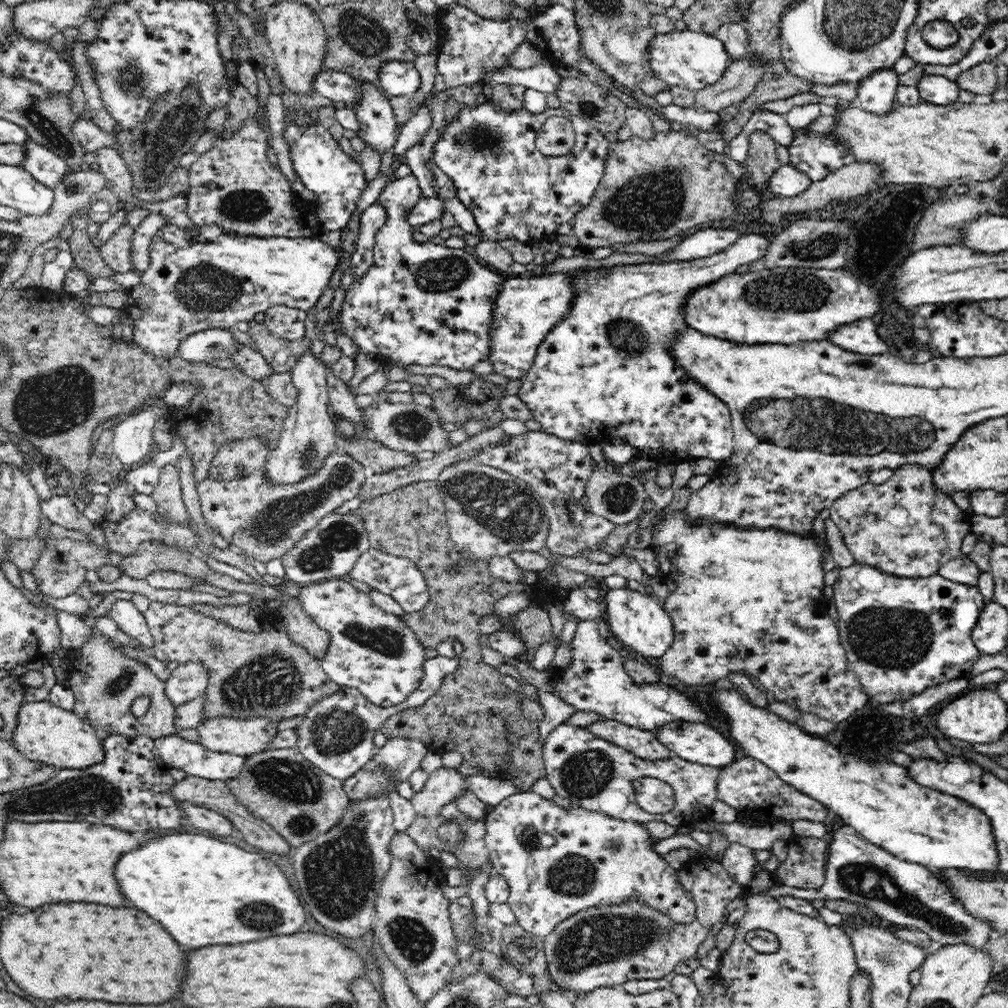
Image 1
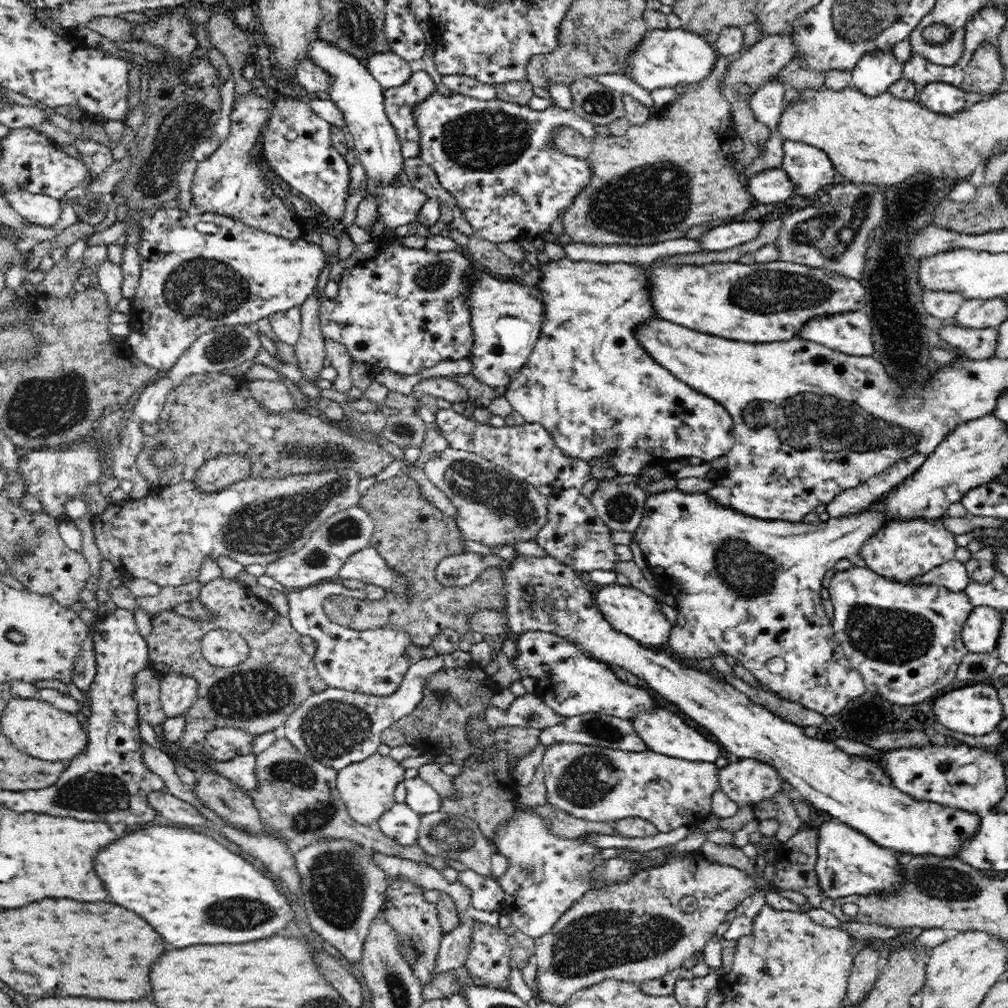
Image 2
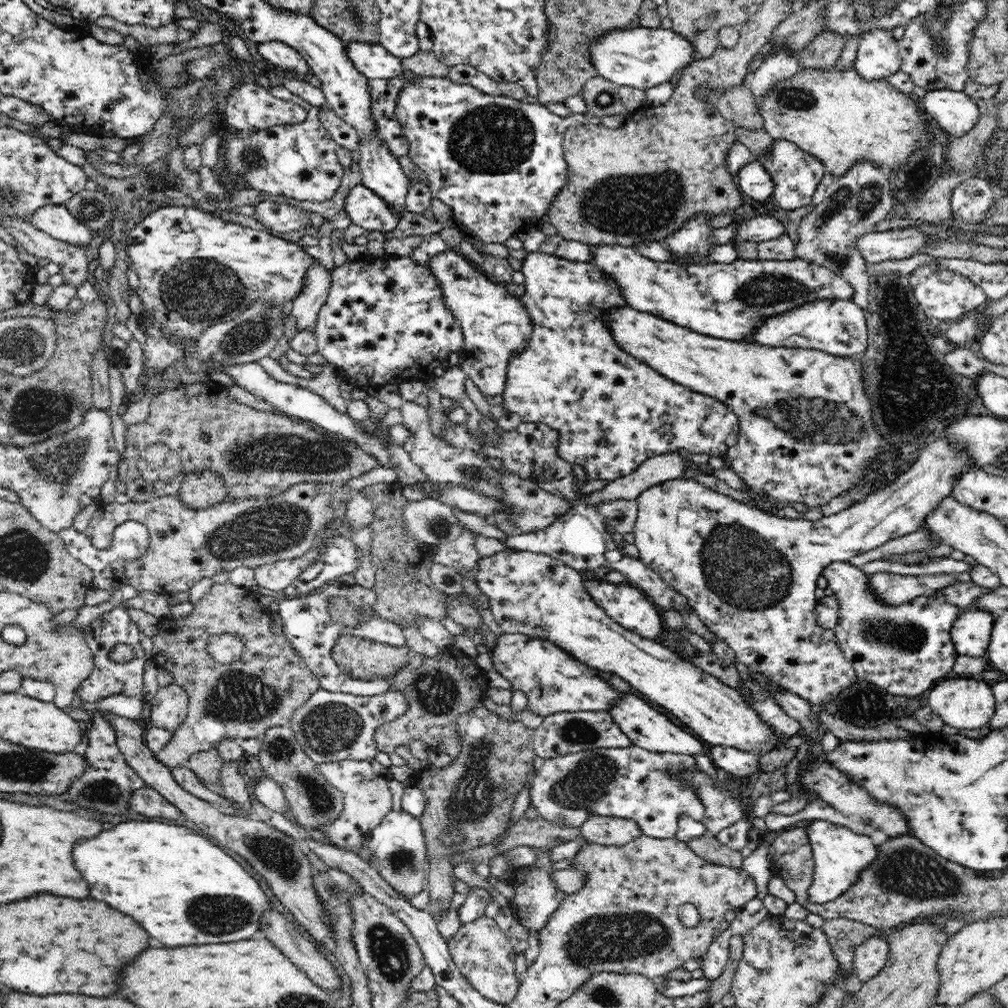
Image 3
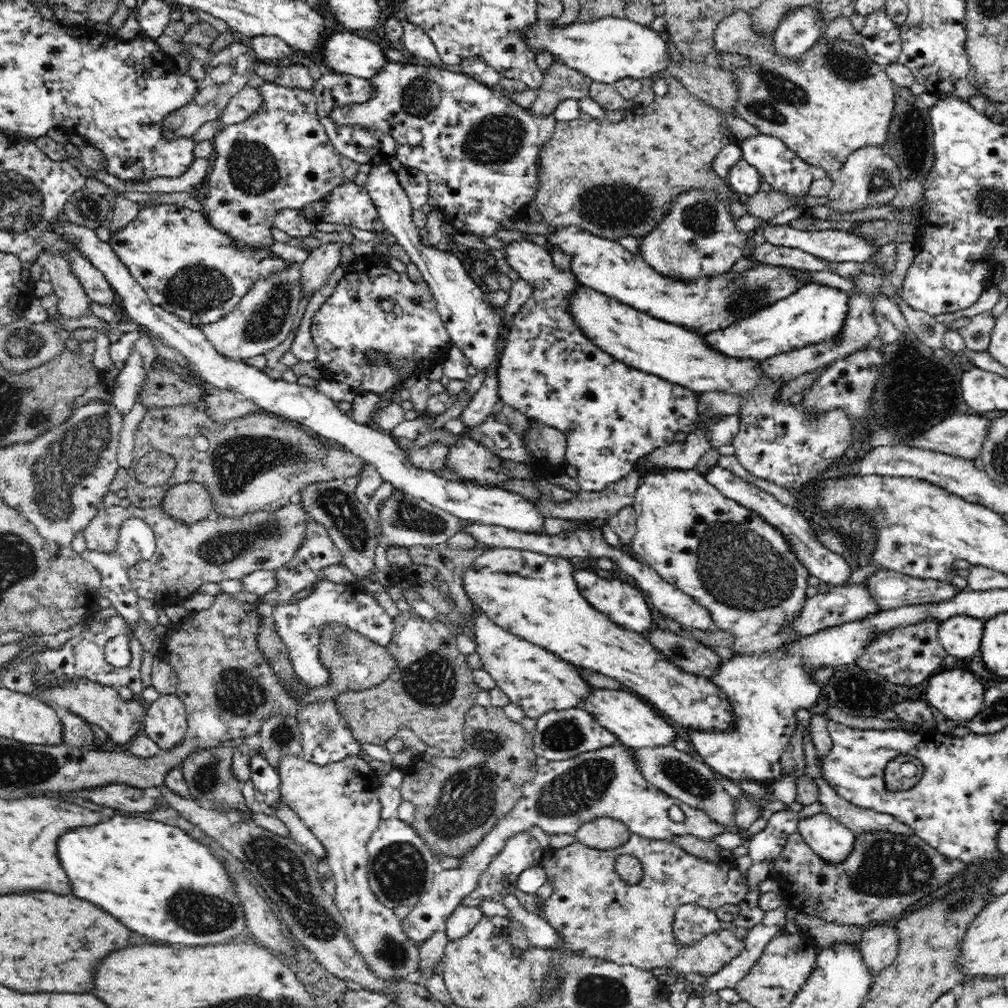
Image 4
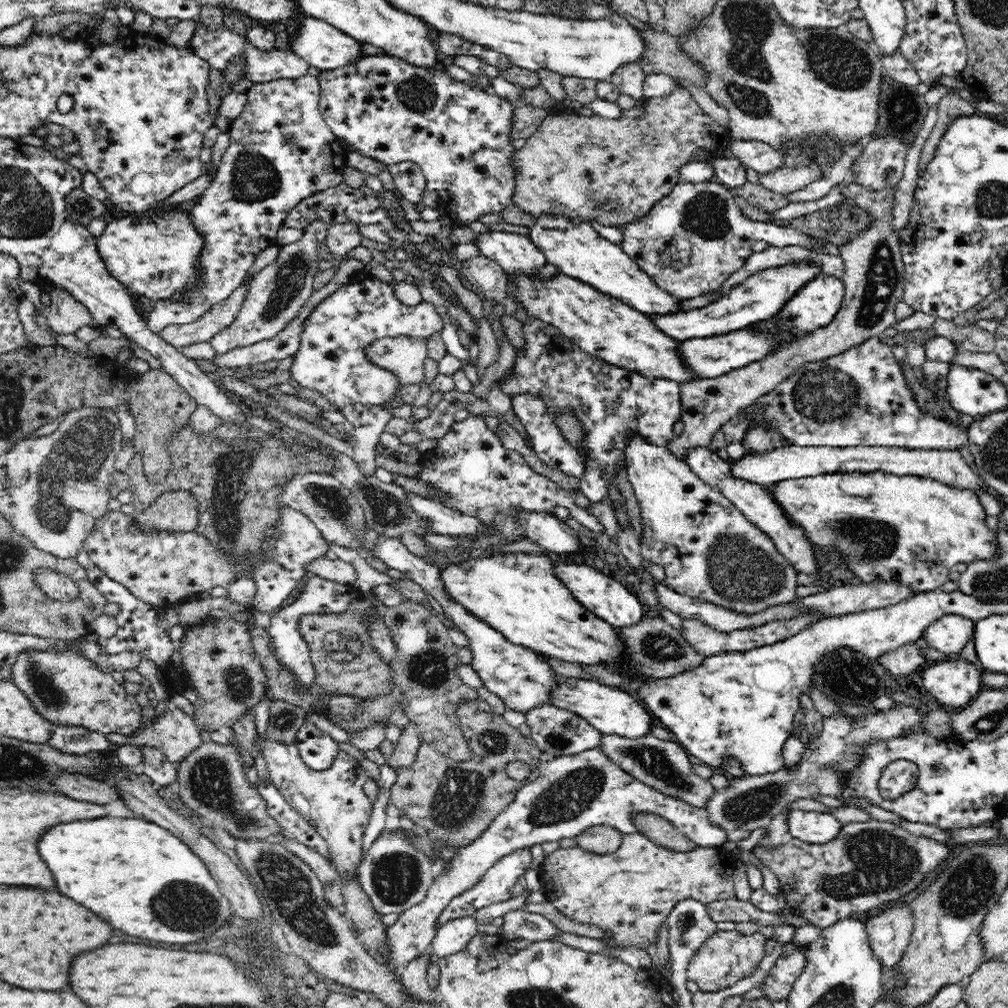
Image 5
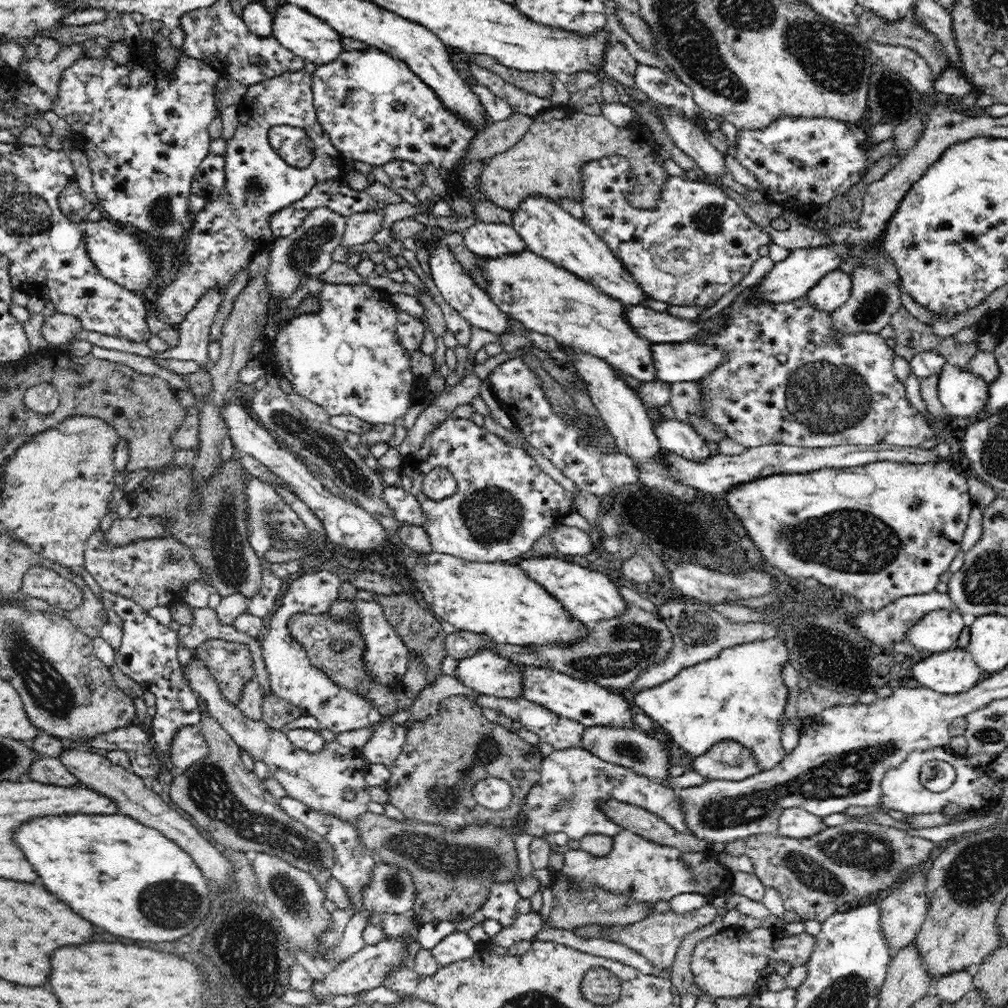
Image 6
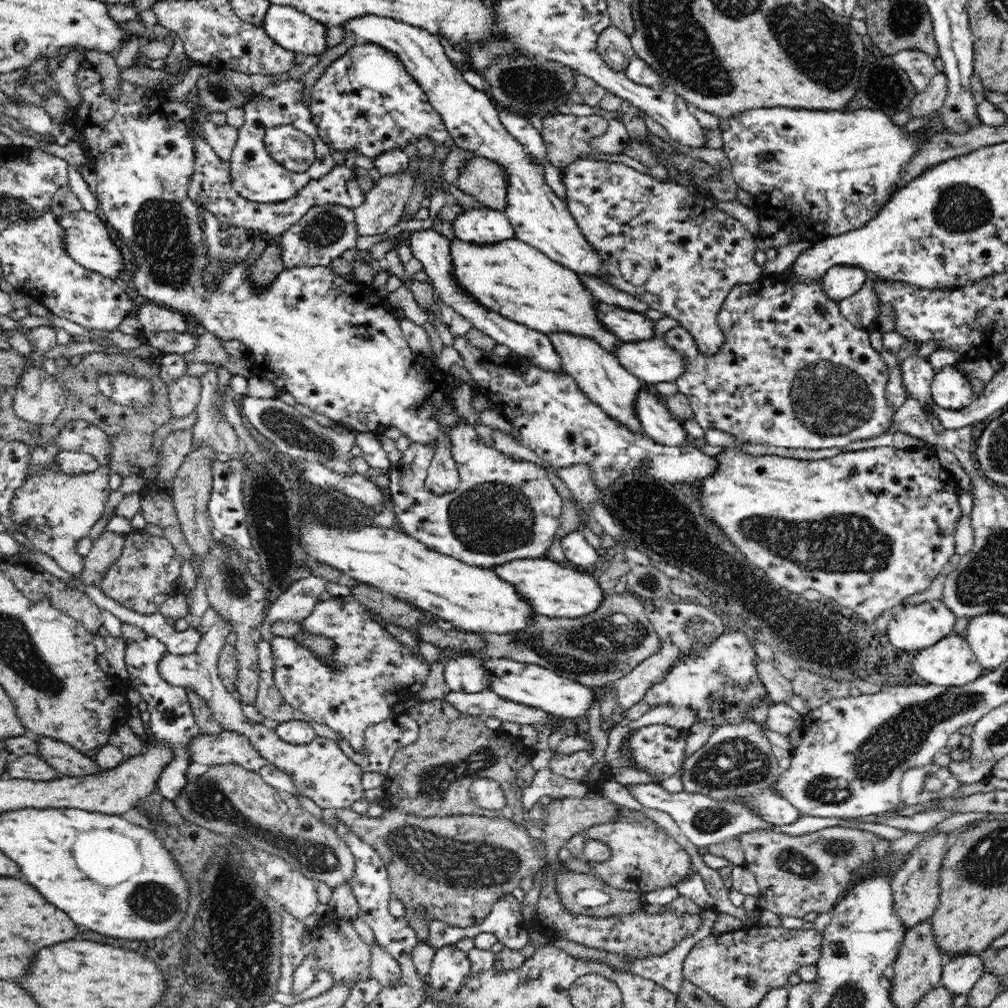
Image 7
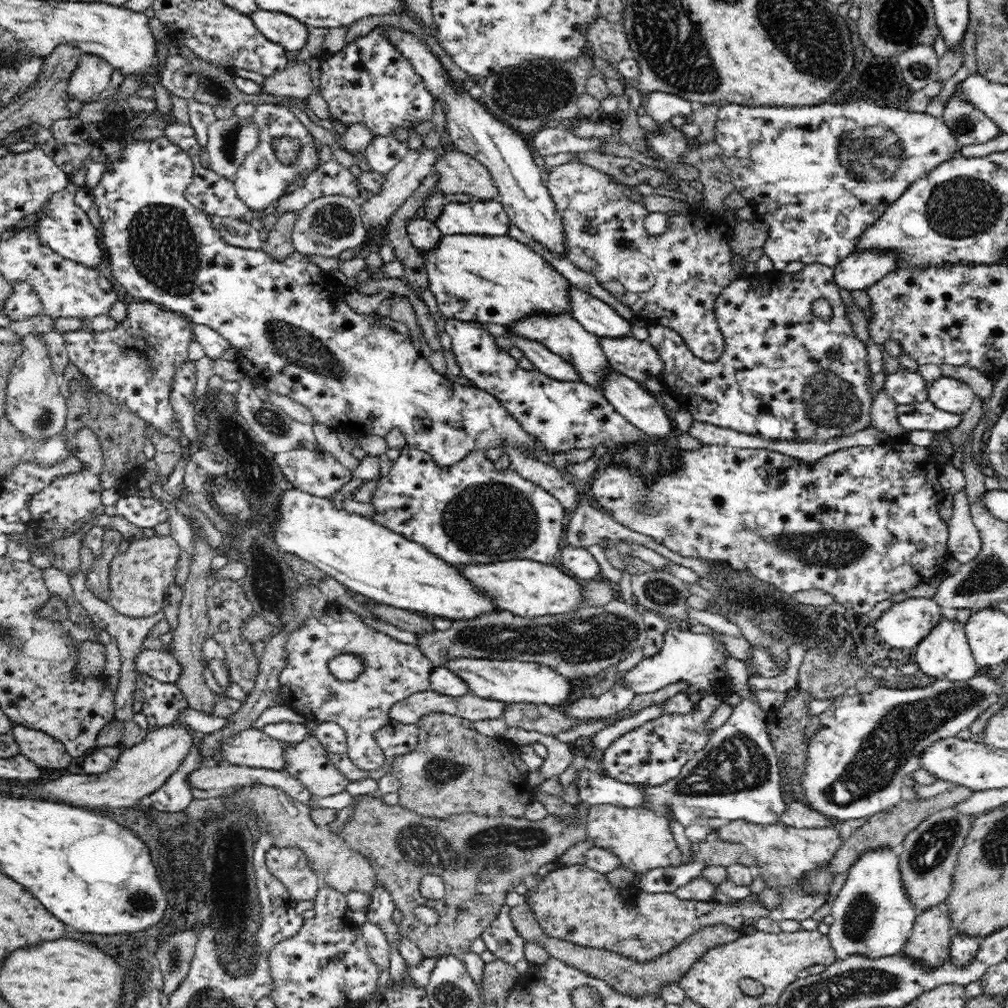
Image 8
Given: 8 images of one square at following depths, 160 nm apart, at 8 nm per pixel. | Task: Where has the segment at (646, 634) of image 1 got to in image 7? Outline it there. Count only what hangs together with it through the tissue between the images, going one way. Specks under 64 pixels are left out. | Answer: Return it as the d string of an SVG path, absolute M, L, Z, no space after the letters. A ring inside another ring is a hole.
M552 557L512 560L492 569L506 583L514 585L514 589L518 590L525 600L530 600L529 604L532 604L534 609L538 608L538 615L580 619L582 615L596 611L606 598L598 581L590 574L580 573L576 568L559 563Z

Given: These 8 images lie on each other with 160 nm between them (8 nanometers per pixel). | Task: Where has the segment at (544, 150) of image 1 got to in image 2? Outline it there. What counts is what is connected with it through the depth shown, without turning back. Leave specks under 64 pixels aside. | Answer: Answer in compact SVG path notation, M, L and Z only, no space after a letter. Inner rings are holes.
M718 55L718 62L714 66L714 72L710 76L706 76L706 79L701 83L691 84L686 86L686 94L677 96L676 100L669 106L661 109L659 117L651 118L641 125L630 125L626 134L623 136L608 135L602 137L596 135L593 139L586 139L579 130L573 129L570 126L558 126L552 130L552 139L550 143L560 149L560 151L566 153L568 156L575 158L581 157L582 160L586 160L589 157L590 165L593 166L594 176L592 180L588 182L588 186L582 189L578 194L576 200L574 200L572 206L562 214L564 232L570 236L574 243L584 244L604 244L604 245L630 245L630 246L646 246L656 244L665 240L674 240L675 238L684 237L687 230L690 230L692 226L702 225L705 223L721 223L723 221L729 221L730 218L738 214L744 213L745 209L749 207L749 202L752 199L751 194L747 191L746 183L743 175L739 174L734 166L733 151L729 146L729 142L737 134L734 128L733 120L731 119L732 105L722 95L720 84L724 81L725 75L728 73L728 66L730 62L734 61L737 56L726 58Z

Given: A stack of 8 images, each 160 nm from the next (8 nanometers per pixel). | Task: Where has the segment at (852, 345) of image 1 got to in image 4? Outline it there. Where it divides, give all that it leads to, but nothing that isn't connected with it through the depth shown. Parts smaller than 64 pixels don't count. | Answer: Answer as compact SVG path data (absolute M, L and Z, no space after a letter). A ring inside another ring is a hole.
M821 283L806 284L802 292L793 292L794 296L787 296L779 300L778 304L771 304L748 317L748 320L742 319L734 325L734 328L723 328L722 332L712 331L705 334L706 344L714 344L718 352L724 352L726 356L749 357L752 360L764 360L770 356L776 356L780 353L789 353L793 350L808 346L809 344L837 342L841 339L842 327L845 326L846 316L849 315L850 305L847 293L842 290L834 289Z

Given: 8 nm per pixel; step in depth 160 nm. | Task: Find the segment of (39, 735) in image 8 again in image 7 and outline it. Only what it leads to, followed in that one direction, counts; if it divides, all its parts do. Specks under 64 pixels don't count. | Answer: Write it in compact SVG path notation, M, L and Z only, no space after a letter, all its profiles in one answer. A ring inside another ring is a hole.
M37 737L37 755L42 757L61 776L81 777L101 774L106 768L97 765L93 757L72 748L69 744L51 739L50 737Z

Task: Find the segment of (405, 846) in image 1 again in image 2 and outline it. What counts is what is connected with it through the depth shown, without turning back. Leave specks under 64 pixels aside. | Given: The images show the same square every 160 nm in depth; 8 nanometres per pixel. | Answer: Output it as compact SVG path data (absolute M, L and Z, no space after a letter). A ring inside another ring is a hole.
M406 876L391 877L381 911L382 918L390 923L390 927L394 928L395 934L398 935L399 950L402 951L406 963L410 965L423 987L434 978L433 970L437 966L440 943L445 935L438 918L437 905L424 901L422 897L426 887L428 886L424 884L414 884Z

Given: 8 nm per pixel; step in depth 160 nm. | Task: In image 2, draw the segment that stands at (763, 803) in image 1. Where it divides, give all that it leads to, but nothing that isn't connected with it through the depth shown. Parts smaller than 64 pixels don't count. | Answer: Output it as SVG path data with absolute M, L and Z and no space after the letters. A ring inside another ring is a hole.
M727 759L720 763L719 788L726 794L728 799L739 805L750 805L754 802L760 803L764 798L772 798L782 786L782 778L778 771L774 770L768 763L760 762L756 759Z

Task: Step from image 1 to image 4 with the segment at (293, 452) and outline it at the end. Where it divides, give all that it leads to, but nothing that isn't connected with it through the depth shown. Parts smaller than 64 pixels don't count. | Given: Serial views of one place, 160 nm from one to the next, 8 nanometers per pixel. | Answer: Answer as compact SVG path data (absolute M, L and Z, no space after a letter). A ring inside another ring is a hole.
M340 242L321 244L318 248L312 249L307 259L300 264L302 298L310 293L313 295L327 283L330 274L340 266L340 260L342 260L340 248L343 245Z

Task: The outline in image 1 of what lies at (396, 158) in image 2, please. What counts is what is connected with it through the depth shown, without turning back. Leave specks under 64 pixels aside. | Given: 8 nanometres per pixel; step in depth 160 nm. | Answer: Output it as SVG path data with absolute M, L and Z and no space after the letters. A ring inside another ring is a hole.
M360 81L359 89L362 102L352 109L360 126L356 133L367 146L386 154L396 144L399 135L390 100L377 83Z

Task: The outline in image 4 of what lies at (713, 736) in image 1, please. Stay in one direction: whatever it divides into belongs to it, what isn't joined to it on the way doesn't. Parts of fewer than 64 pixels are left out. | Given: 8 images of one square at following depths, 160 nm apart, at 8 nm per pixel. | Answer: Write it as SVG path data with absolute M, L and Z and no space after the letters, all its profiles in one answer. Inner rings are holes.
M594 689L589 692L588 699L578 706L587 709L604 728L617 736L618 744L626 747L644 748L655 746L674 746L674 740L683 738L679 730L673 728L663 714L659 713L648 702L626 689Z

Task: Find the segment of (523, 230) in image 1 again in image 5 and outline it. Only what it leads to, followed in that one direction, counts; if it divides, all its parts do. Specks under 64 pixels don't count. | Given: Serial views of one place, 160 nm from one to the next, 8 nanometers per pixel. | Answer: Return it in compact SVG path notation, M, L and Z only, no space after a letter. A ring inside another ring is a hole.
M387 54L382 56L366 55L358 60L356 64L346 64L346 66L342 66L342 68L337 70L322 71L317 80L321 86L320 113L330 130L339 140L343 140L345 144L350 144L347 148L348 152L358 152L362 156L379 160L387 166L406 161L418 164L418 166L421 166L428 186L426 189L430 191L435 190L439 194L440 205L443 207L443 211L446 213L455 212L458 218L464 220L464 222L476 222L480 216L500 212L503 208L512 204L514 187L517 184L517 170L514 169L512 161L513 152L517 150L512 143L514 106L509 101L498 97L498 94L494 94L491 90L486 92L477 86L458 82L446 75L444 70L434 71L418 68L416 65L406 63L403 59Z

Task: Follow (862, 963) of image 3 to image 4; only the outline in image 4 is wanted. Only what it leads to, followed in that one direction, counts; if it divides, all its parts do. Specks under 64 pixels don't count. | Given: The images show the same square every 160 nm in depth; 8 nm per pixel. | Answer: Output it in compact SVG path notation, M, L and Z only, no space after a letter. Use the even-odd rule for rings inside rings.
M874 925L862 933L859 947L866 967L877 974L894 962L898 954L898 933L895 927Z

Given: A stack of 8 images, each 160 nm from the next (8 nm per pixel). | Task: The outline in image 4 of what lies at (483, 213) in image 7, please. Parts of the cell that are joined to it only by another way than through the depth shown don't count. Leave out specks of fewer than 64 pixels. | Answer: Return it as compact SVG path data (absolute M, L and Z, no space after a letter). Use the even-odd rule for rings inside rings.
M512 241L511 243L506 243L503 248L506 262L518 272L519 278L523 278L532 284L532 286L535 287L535 291L531 293L531 298L522 304L519 312L514 316L514 319L510 324L505 346L500 352L500 368L497 368L499 400L508 404L508 406L512 406L512 408L519 410L522 414L526 415L530 421L538 421L557 428L559 431L562 431L562 434L566 435L567 446L565 460L568 465L576 467L576 480L582 490L585 490L586 492L598 492L598 490L602 490L609 484L620 480L637 465L637 462L642 457L646 457L657 448L669 447L670 445L675 444L674 434L680 430L690 435L692 432L696 431L698 427L706 427L706 438L710 439L710 446L720 448L721 446L728 446L731 444L735 439L735 436L739 433L739 424L741 422L738 416L734 416L733 413L727 413L726 416L705 417L705 409L701 408L701 399L696 392L680 386L679 384L671 383L669 380L664 380L662 377L654 374L631 368L629 365L610 356L608 352L602 350L581 331L580 325L576 323L576 320L573 320L574 316L570 313L569 300L570 298L573 298L573 292L576 291L578 287L582 286L572 269L560 270L556 268L553 263L553 258L551 257L552 253L547 251L544 246L534 244L530 241Z

